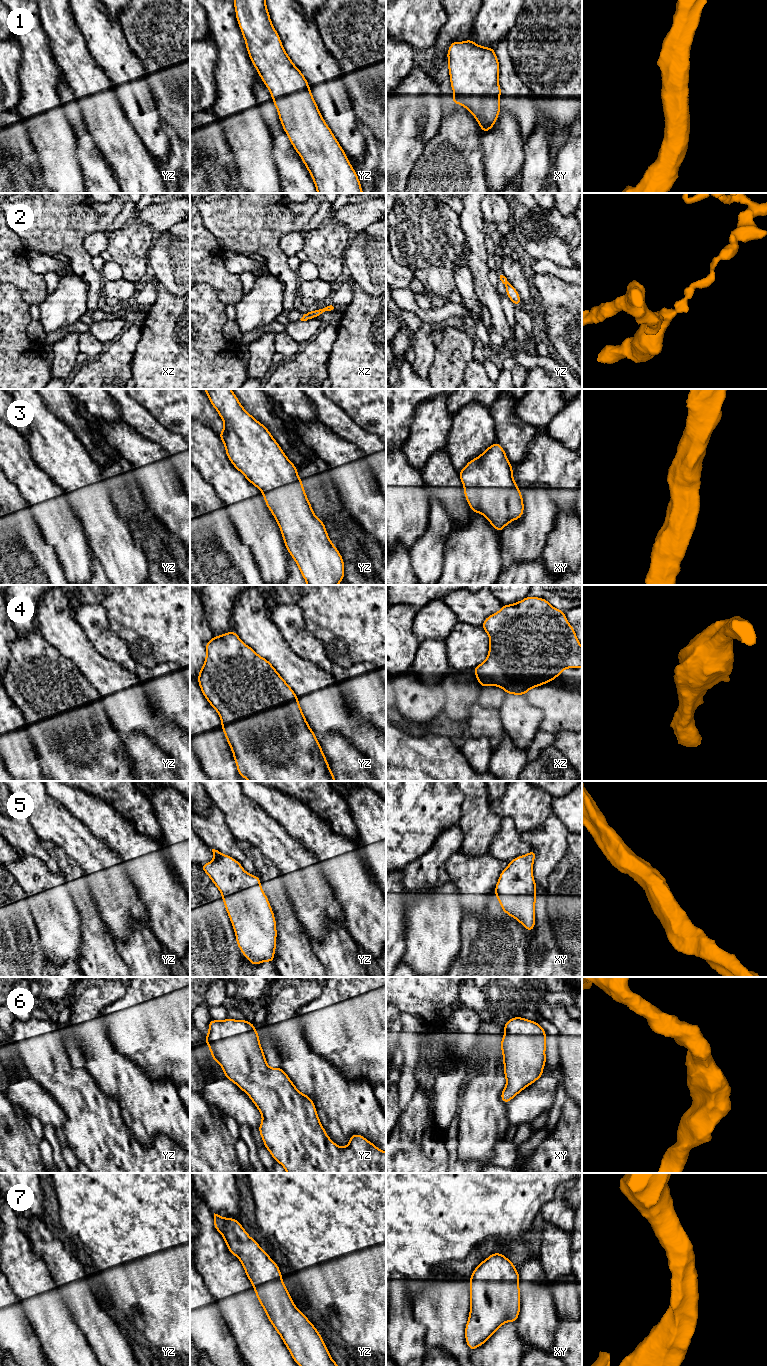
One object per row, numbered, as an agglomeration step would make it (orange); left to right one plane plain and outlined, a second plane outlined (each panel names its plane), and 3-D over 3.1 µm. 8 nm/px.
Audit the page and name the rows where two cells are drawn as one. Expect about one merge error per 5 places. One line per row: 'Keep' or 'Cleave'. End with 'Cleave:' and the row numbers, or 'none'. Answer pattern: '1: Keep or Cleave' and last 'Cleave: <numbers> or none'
1: Keep
2: Cleave
3: Keep
4: Keep
5: Keep
6: Keep
7: Keep
Cleave: 2

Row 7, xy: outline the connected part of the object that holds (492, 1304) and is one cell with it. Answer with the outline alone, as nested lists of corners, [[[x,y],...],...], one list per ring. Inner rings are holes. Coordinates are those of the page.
[[[493,1253],[472,1272],[470,1312],[465,1327],[465,1339],[470,1351],[483,1345],[506,1322],[516,1323],[520,1312],[520,1277],[514,1264],[501,1253]]]

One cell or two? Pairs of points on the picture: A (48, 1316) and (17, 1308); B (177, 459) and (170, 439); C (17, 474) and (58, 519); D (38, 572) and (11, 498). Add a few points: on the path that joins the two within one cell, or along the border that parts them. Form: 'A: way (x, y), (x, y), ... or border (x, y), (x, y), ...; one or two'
A: border (20, 1300), (23, 1311), (34, 1331); two
B: way (177, 454), (174, 444); one
C: way (28, 485), (51, 508); one
D: way (34, 554), (24, 522), (24, 516); one

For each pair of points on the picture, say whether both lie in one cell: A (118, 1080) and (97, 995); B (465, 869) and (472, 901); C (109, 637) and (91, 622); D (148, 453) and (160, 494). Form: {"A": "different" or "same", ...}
{"A": "same", "B": "same", "C": "same", "D": "same"}

